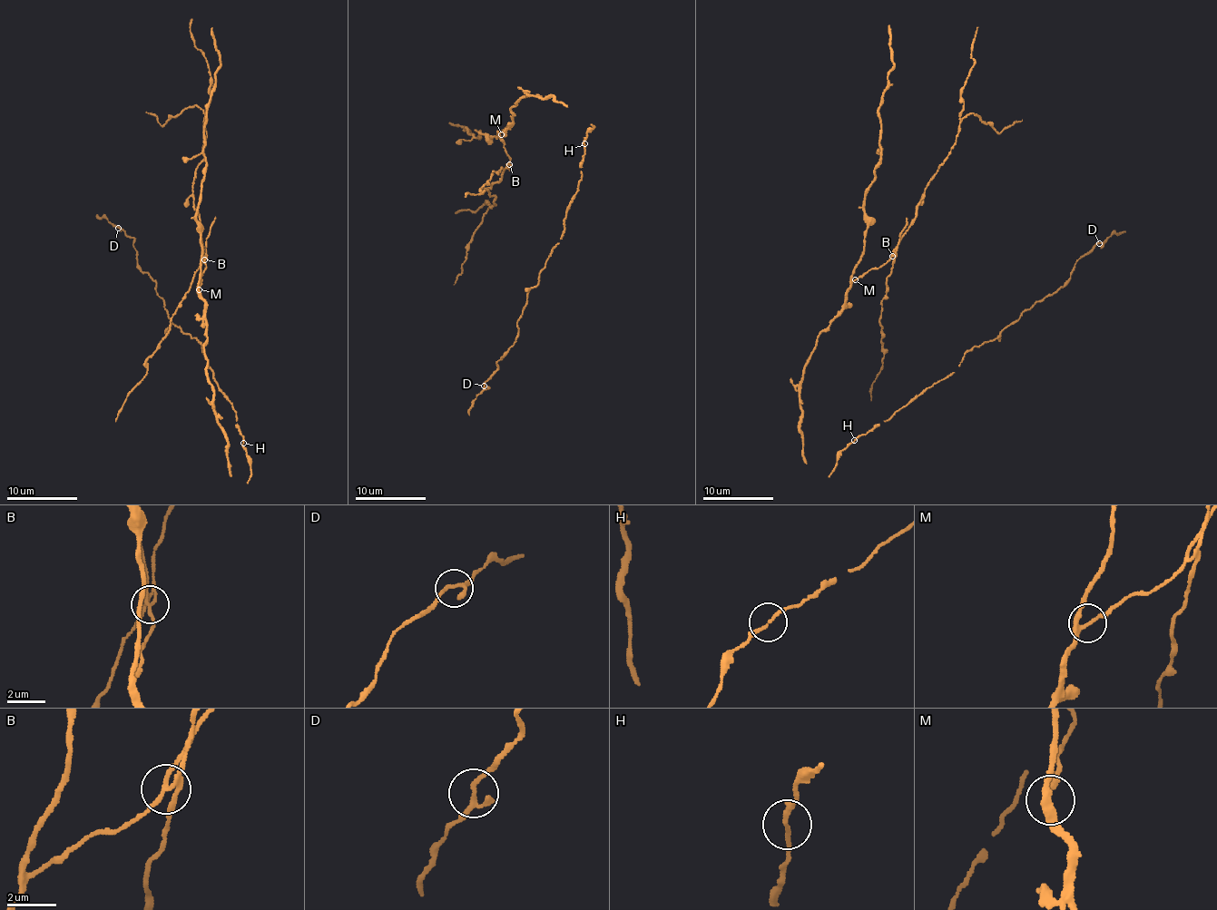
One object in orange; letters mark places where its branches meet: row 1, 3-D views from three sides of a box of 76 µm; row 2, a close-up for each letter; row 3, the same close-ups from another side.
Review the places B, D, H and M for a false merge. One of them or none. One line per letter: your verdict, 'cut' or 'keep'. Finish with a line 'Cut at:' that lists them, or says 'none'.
B: cut
D: keep
H: keep
M: keep
Cut at: B

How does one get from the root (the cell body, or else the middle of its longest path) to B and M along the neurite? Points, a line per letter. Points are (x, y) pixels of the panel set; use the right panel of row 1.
B: (802, 438), (801, 377), (818, 337), (839, 314), (852, 282), (891, 256)
M: (802, 438), (800, 388), (803, 367), (818, 337), (839, 314), (846, 299), (846, 291), (855, 279)

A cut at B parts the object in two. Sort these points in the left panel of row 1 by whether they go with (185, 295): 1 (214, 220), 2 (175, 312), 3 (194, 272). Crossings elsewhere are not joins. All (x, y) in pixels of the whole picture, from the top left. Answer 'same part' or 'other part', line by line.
1: same part
2: same part
3: same part

